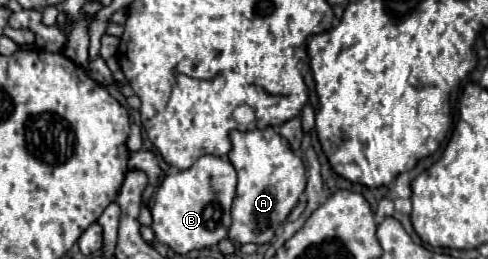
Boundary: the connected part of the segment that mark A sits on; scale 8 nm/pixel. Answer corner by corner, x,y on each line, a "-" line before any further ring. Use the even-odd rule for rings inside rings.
252,129
252,131
232,131
232,151
228,153
230,163
238,173
236,199
232,205
232,225
228,237
234,243
268,243
276,227
280,227
292,207
298,203
304,187
304,163
292,153
288,143
278,135
276,129

